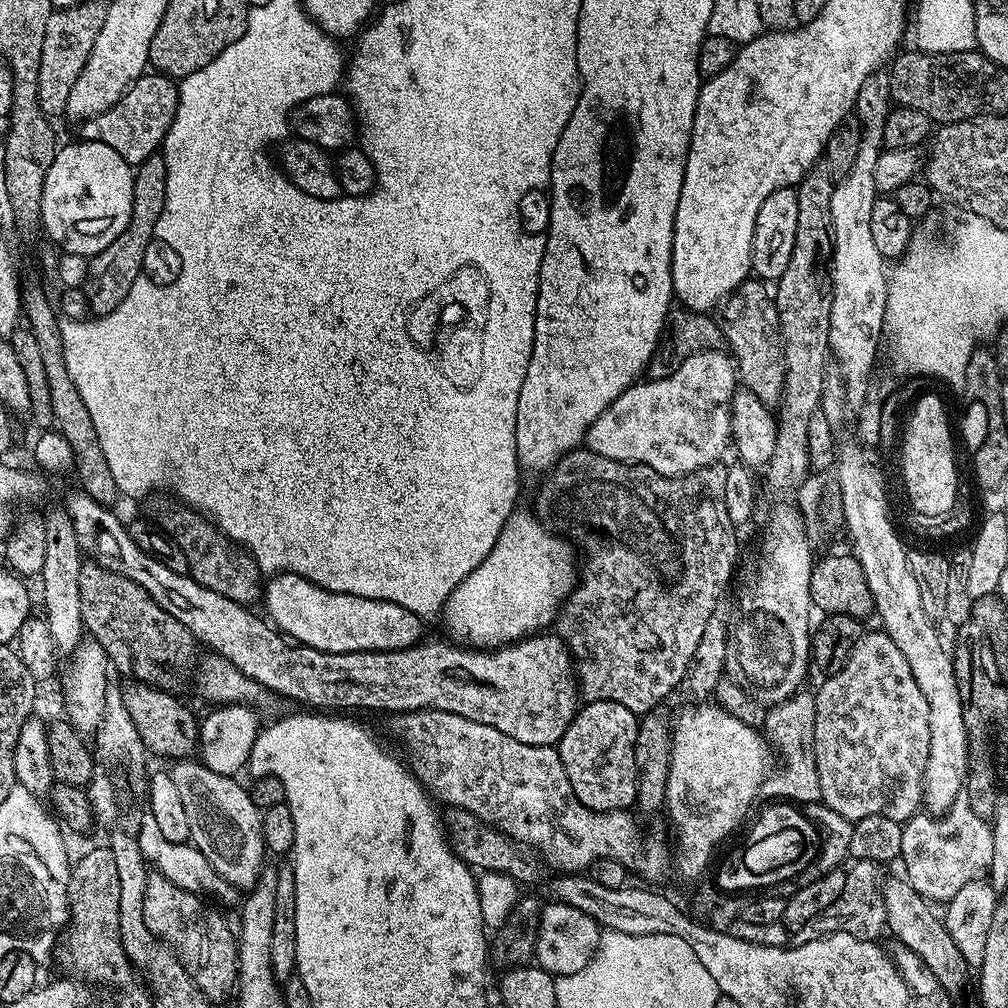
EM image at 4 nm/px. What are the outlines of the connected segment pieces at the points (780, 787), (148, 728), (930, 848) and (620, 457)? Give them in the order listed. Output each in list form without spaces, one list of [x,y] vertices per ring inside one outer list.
[[[801,690],[796,692],[788,700],[784,700],[781,704],[773,704],[768,708],[768,713],[764,719],[764,727],[762,729],[762,735],[769,744],[772,745],[775,755],[778,757],[778,767],[764,780],[764,784],[760,788],[760,796],[766,798],[766,796],[772,796],[768,798],[775,798],[780,802],[791,802],[796,806],[807,806],[809,804],[817,803],[820,800],[820,795],[822,794],[822,782],[818,782],[818,762],[816,761],[816,751],[814,750],[814,722],[816,721],[816,697],[811,691]]]
[[[139,682],[125,684],[128,685],[119,689],[122,702],[147,751],[153,757],[172,756],[173,761],[195,757],[200,742],[198,716],[195,716],[173,693]]]
[[[961,798],[943,814],[921,810],[903,821],[902,848],[899,859],[904,862],[903,875],[908,885],[929,902],[947,902],[969,882],[987,877],[990,857],[994,855],[992,826],[972,809],[973,801]]]
[[[720,350],[694,354],[690,358],[686,358],[686,362],[682,362],[682,366],[678,366],[678,370],[674,370],[666,378],[658,378],[657,380],[645,379],[643,382],[637,382],[631,388],[627,388],[590,426],[586,433],[587,451],[594,454],[602,454],[602,458],[610,458],[623,464],[645,464],[646,466],[650,466],[650,470],[654,470],[663,476],[685,476],[694,470],[710,466],[721,459],[720,455],[723,454],[724,447],[726,449],[729,447],[730,437],[732,435],[730,406],[732,405],[732,395],[736,391],[738,391],[738,369],[731,355],[725,354]]]

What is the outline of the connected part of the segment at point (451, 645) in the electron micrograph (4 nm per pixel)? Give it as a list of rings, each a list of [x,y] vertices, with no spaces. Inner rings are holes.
[[[77,491],[77,496],[72,496],[66,503],[66,511],[70,519],[73,520],[74,530],[77,532],[77,540],[80,547],[89,557],[94,558],[95,563],[102,565],[104,568],[110,569],[112,572],[122,574],[126,578],[130,578],[134,582],[138,582],[138,586],[142,586],[142,590],[146,590],[146,594],[150,594],[150,598],[154,598],[154,602],[158,602],[158,606],[162,606],[162,610],[166,610],[166,614],[170,614],[170,618],[178,618],[178,622],[182,622],[182,626],[186,626],[186,630],[190,630],[190,634],[195,636],[201,645],[206,644],[215,655],[226,658],[238,670],[242,670],[242,674],[246,674],[248,678],[261,684],[269,692],[277,697],[286,696],[290,700],[298,700],[299,705],[309,706],[314,710],[348,710],[344,708],[365,708],[368,712],[388,712],[387,714],[399,714],[401,712],[417,712],[423,708],[433,708],[434,710],[446,710],[450,714],[462,714],[462,718],[470,718],[474,722],[482,722],[494,726],[494,730],[502,730],[502,734],[510,734],[510,738],[514,738],[514,742],[526,742],[526,746],[556,746],[559,745],[562,734],[566,734],[566,730],[570,726],[570,722],[575,718],[578,711],[578,681],[574,675],[574,661],[572,653],[568,651],[568,647],[564,645],[564,641],[559,635],[544,636],[548,634],[533,634],[523,640],[517,640],[515,644],[506,644],[502,648],[493,648],[485,650],[482,648],[474,648],[465,646],[460,642],[453,642],[451,639],[444,640],[428,640],[421,639],[419,644],[411,644],[408,648],[399,648],[398,650],[382,650],[381,652],[323,652],[322,650],[314,650],[305,644],[289,642],[263,615],[255,616],[251,607],[234,602],[230,598],[226,598],[222,594],[218,594],[214,590],[210,590],[206,586],[202,586],[188,572],[175,572],[170,570],[170,566],[162,566],[162,562],[158,562],[158,558],[154,558],[150,554],[146,554],[134,542],[134,538],[128,536],[128,530],[125,521],[120,521],[118,517],[112,513],[111,507],[94,502],[94,498],[90,498],[84,491]]]

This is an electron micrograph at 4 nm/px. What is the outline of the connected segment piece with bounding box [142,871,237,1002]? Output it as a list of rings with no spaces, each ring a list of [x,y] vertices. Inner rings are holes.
[[[153,871],[146,882],[142,914],[153,934],[174,949],[202,994],[209,1002],[216,1002],[226,999],[228,991],[237,987],[237,936],[230,934],[223,915],[208,904],[207,899],[174,886],[162,873]]]

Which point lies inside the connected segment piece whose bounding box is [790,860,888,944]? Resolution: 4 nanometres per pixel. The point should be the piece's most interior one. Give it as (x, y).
(861, 910)

